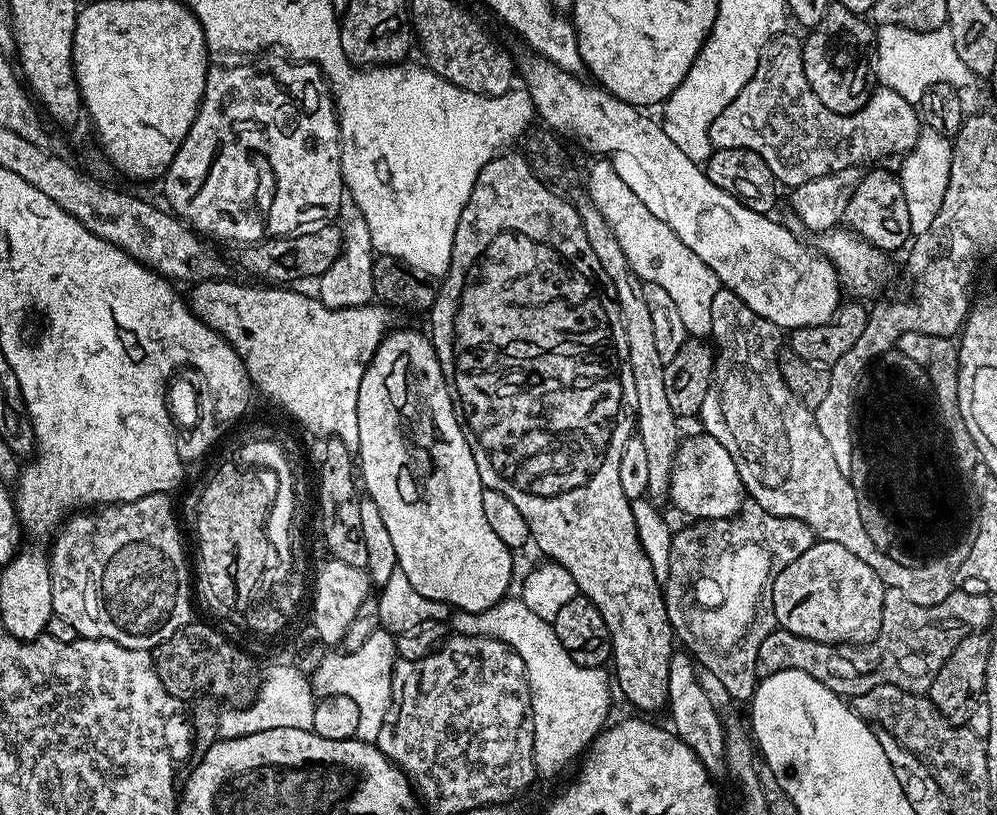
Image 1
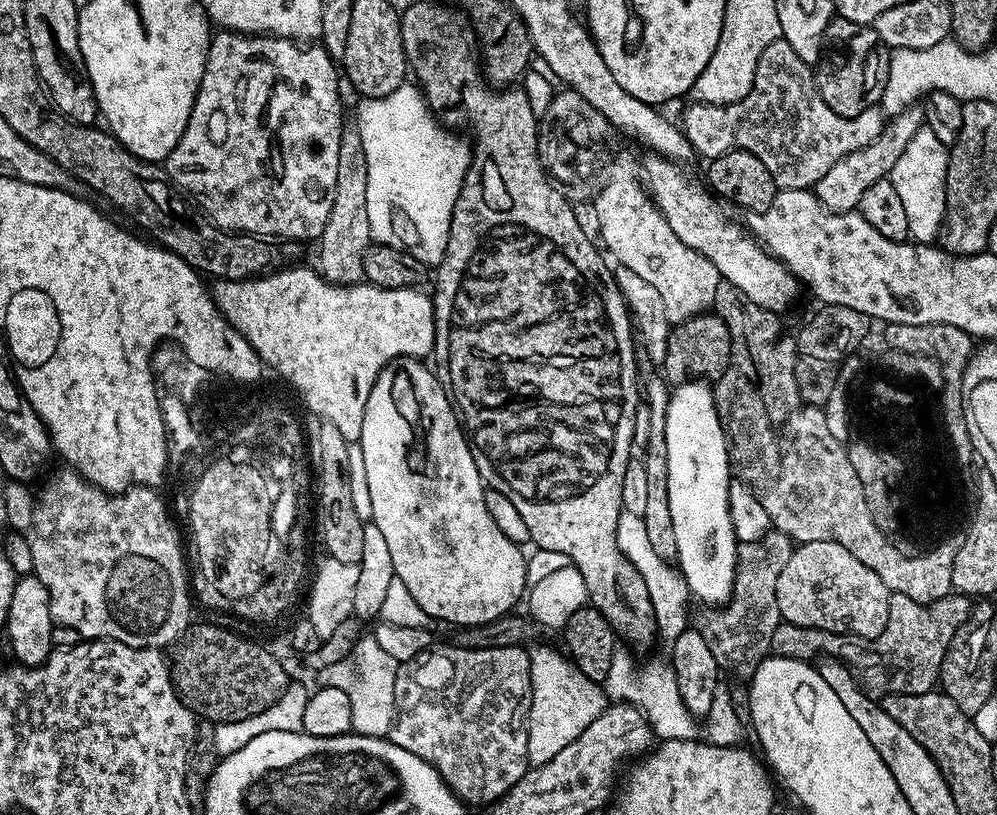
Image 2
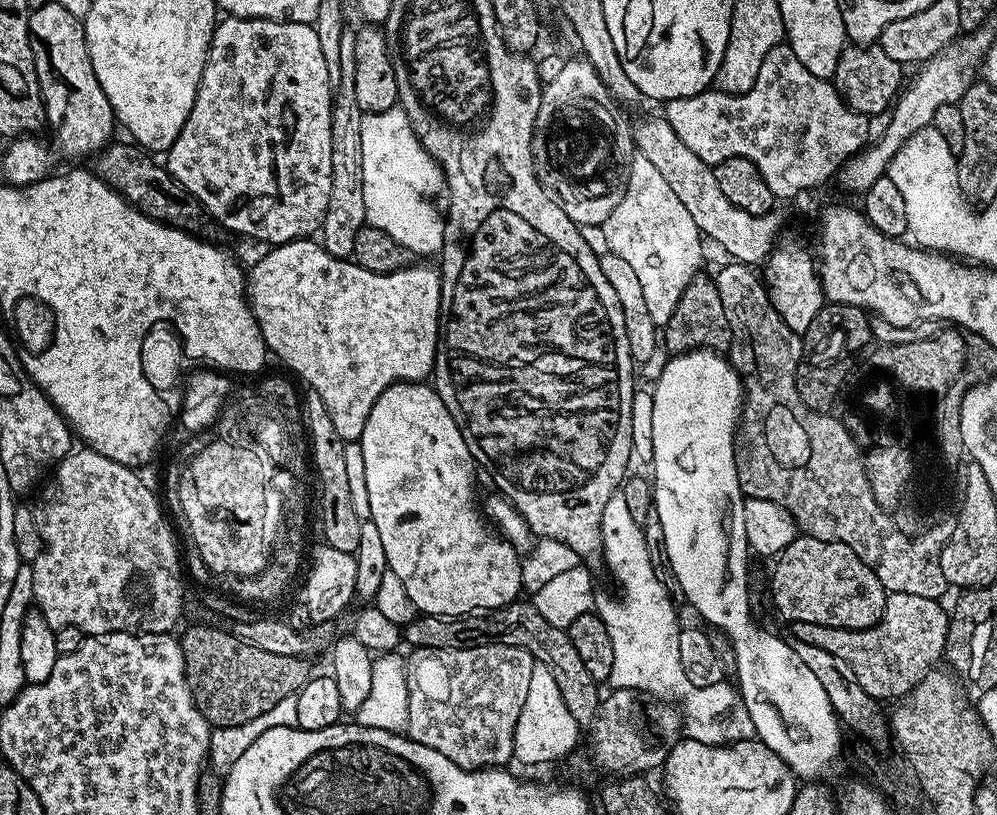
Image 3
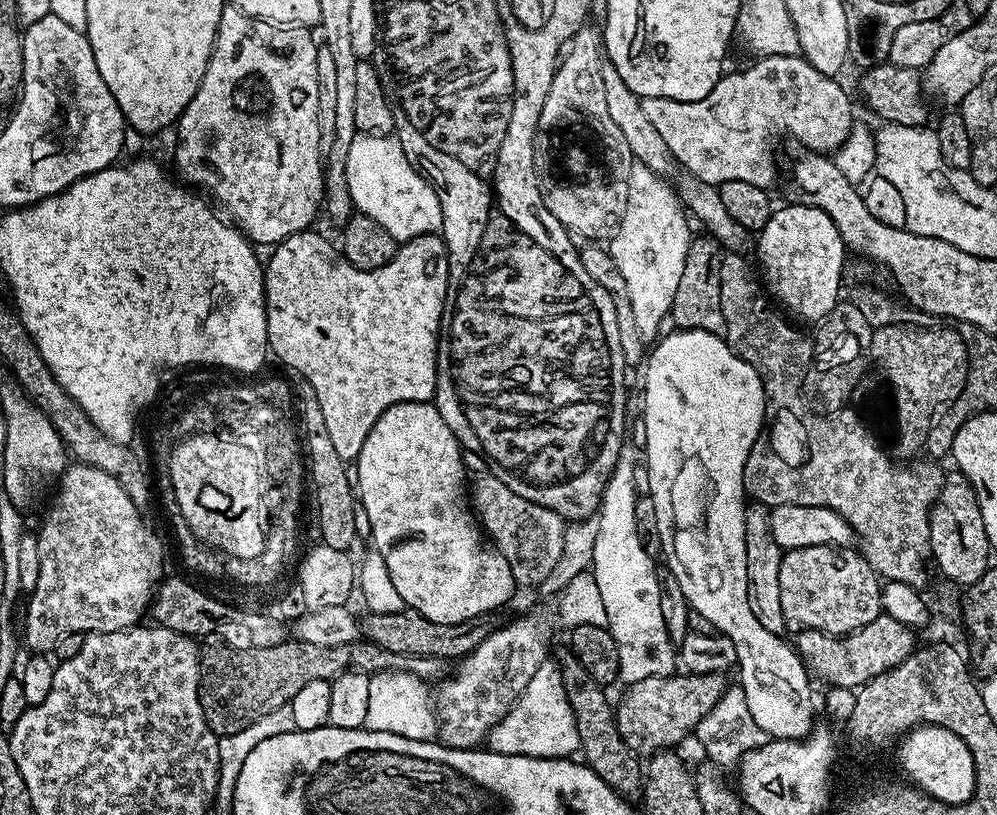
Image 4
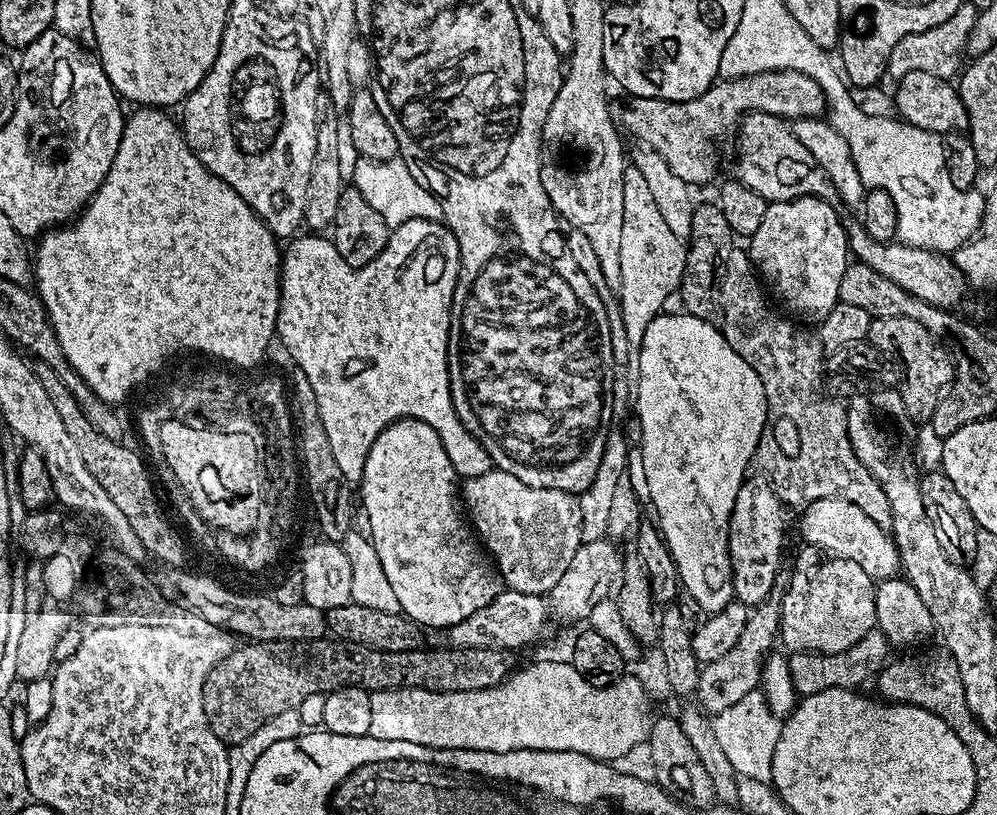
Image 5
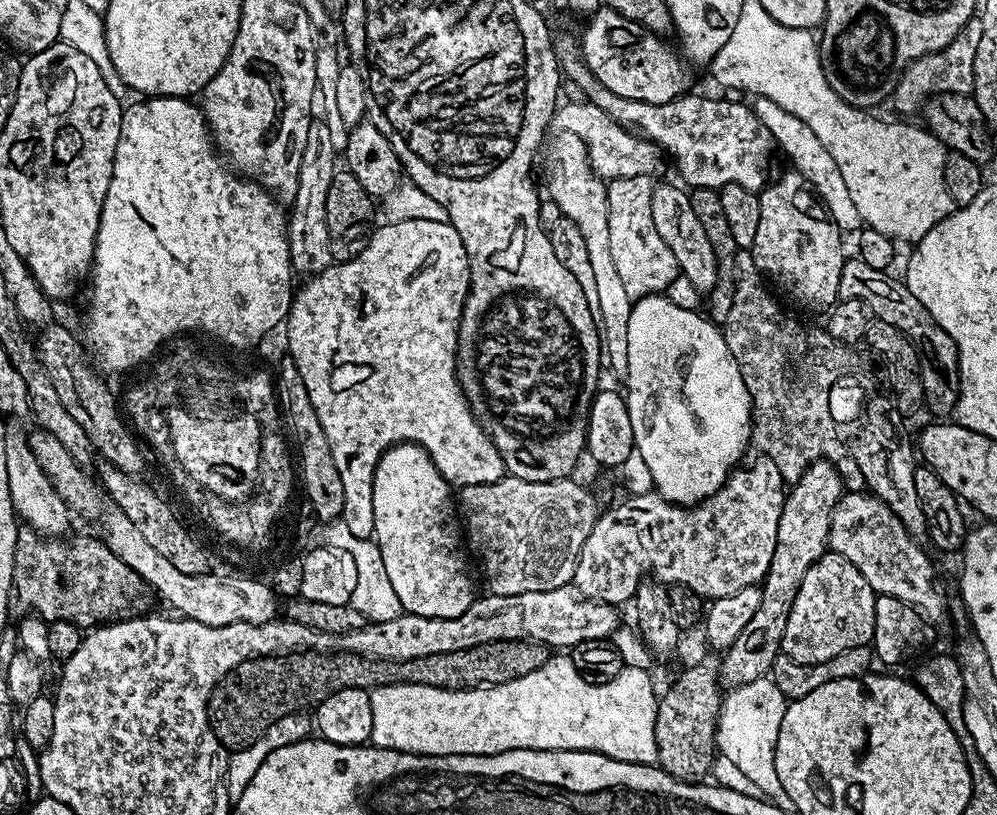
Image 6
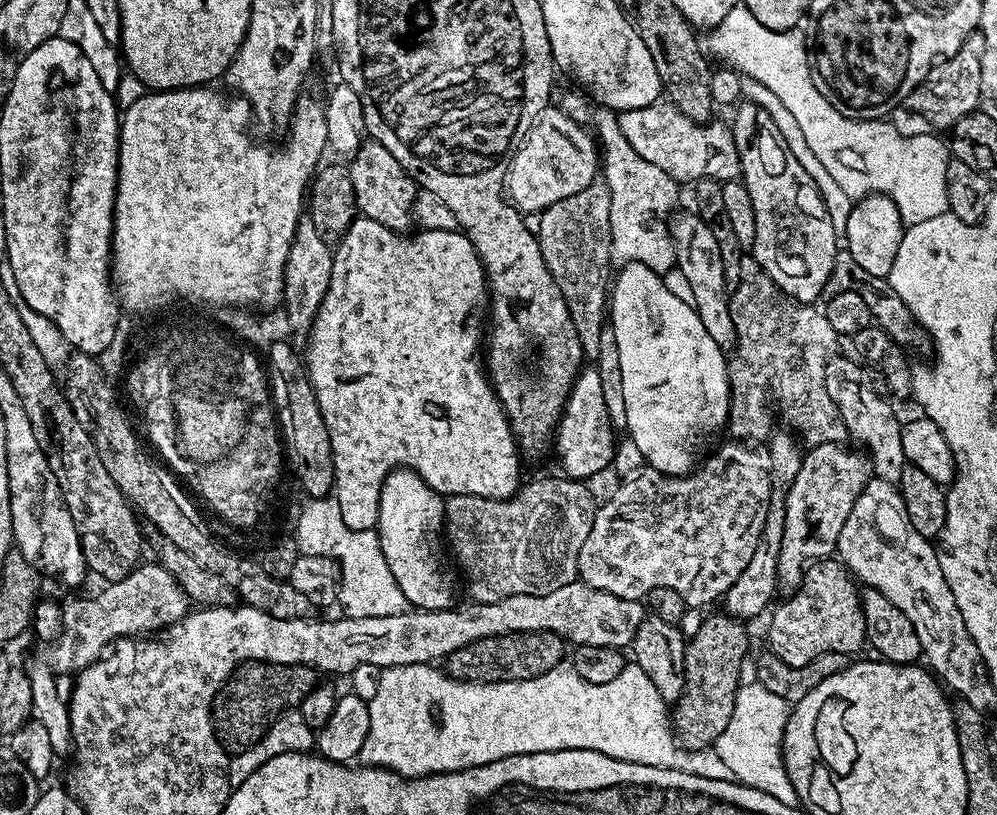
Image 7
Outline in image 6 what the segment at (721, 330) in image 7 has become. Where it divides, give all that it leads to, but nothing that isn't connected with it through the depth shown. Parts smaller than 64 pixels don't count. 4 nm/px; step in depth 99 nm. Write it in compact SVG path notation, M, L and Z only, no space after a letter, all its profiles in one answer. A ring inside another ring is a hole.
M659 183L653 187L650 214L654 214L654 230L658 230L658 234L662 234L662 242L674 250L674 258L680 267L679 275L690 278L698 291L707 294L712 291L718 274L714 246L710 246L710 238L706 238L706 230L702 230L702 222L698 222L694 206L690 206L689 193L683 187L680 188Z

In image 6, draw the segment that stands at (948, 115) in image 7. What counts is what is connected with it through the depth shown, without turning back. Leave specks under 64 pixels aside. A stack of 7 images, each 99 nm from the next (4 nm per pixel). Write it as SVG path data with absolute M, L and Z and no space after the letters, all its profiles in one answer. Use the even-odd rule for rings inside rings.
M980 19L968 20L966 26L962 26L960 33L945 48L940 48L937 52L927 52L905 66L904 73L900 75L900 81L891 94L890 104L900 112L919 113L933 96L940 96L943 92L969 95L974 86L974 54L978 54L978 41L981 39Z

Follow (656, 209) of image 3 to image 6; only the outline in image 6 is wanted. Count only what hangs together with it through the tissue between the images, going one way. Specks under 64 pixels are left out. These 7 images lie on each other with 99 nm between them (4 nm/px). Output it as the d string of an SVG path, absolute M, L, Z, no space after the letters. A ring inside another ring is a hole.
M647 176L622 178L608 184L610 254L626 294L633 298L663 293L680 271L674 250L670 250L670 246L662 242L662 234L654 230L654 214L650 214L653 187L653 181Z

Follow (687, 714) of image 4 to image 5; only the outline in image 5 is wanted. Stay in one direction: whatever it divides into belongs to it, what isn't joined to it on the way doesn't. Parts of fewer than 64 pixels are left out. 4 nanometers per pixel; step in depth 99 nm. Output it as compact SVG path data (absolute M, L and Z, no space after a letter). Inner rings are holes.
M773 588L771 598L763 600L749 611L746 626L742 626L742 635L734 648L715 662L703 665L700 669L700 685L698 699L705 712L715 714L722 710L730 710L746 694L760 688L760 674L764 669L766 657L773 651L780 630L780 601L784 599L784 588Z

